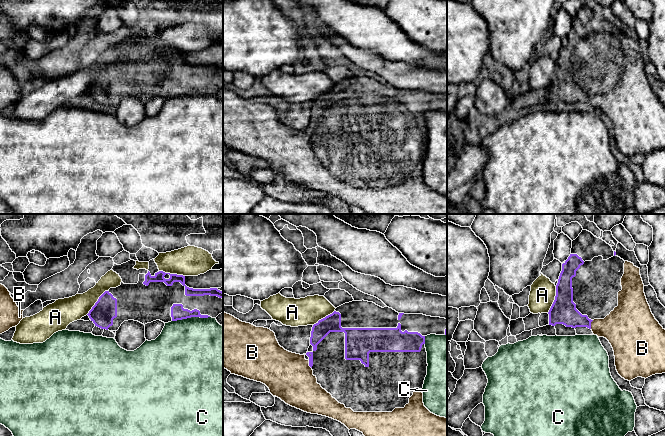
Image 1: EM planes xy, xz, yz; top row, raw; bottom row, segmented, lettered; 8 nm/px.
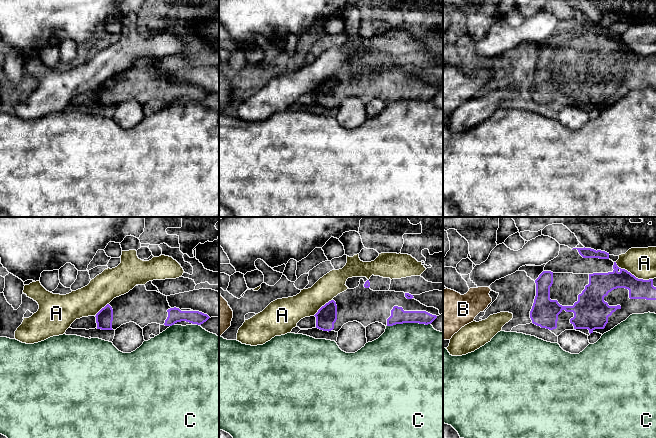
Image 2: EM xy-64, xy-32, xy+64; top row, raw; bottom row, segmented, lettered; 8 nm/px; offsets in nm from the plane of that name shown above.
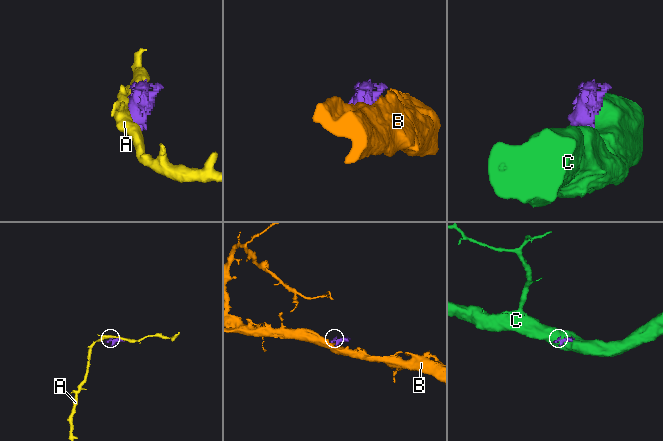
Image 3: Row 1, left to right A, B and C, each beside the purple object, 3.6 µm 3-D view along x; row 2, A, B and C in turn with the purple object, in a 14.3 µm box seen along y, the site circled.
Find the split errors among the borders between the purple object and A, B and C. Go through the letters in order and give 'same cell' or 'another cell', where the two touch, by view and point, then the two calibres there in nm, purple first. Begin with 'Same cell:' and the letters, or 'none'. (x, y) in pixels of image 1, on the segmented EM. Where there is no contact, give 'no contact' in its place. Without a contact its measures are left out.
Same cell: B
A: another cell | xy (97, 301) | 190/200 nm
B: same cell | yz (590, 324) | 200/300 nm
C: another cell | xy (190, 317) | 110/500 nm

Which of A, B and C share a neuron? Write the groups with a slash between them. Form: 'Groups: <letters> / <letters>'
Groups: A / B / C

